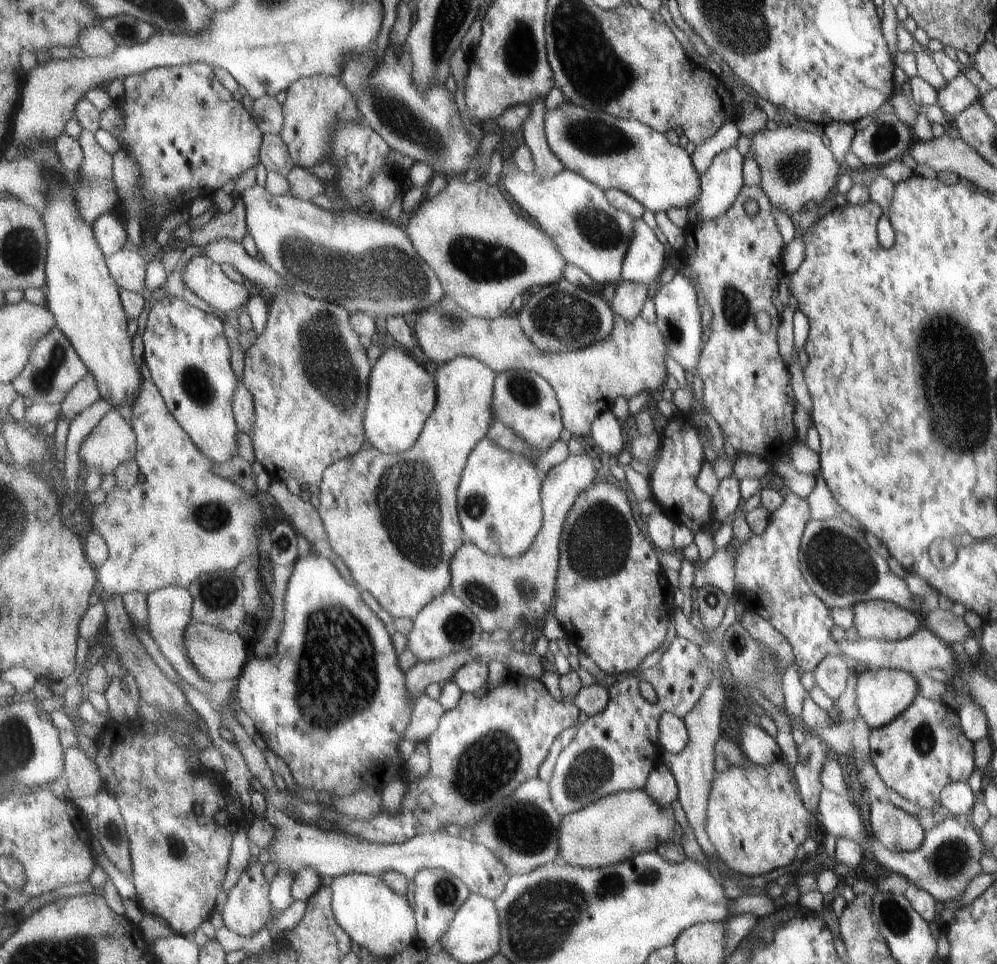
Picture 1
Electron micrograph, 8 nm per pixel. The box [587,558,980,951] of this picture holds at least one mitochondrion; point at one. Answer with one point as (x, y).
(952, 859)

